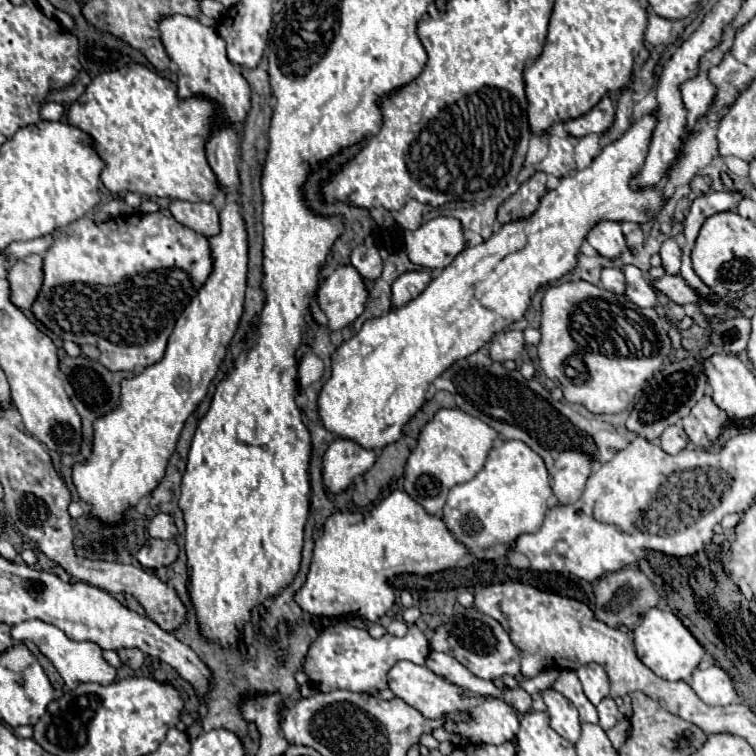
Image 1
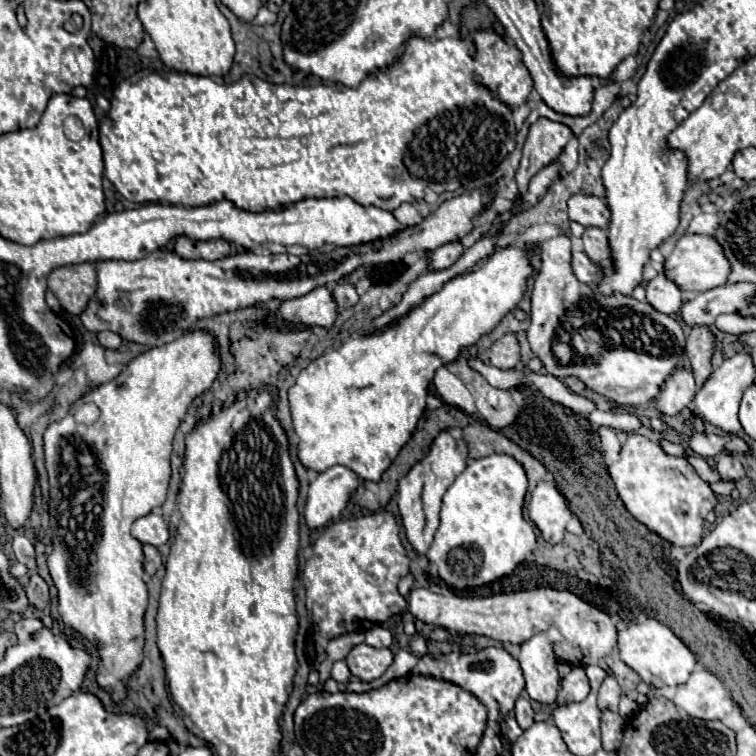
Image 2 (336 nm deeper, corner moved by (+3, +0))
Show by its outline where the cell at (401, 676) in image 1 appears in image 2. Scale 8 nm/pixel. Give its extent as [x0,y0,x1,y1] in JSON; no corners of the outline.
[346,644,394,682]

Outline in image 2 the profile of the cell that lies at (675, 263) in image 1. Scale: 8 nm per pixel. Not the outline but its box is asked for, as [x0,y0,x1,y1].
[646,272,682,314]

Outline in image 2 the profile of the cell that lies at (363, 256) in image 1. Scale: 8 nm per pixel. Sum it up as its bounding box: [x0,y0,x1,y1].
[332,282,358,308]

